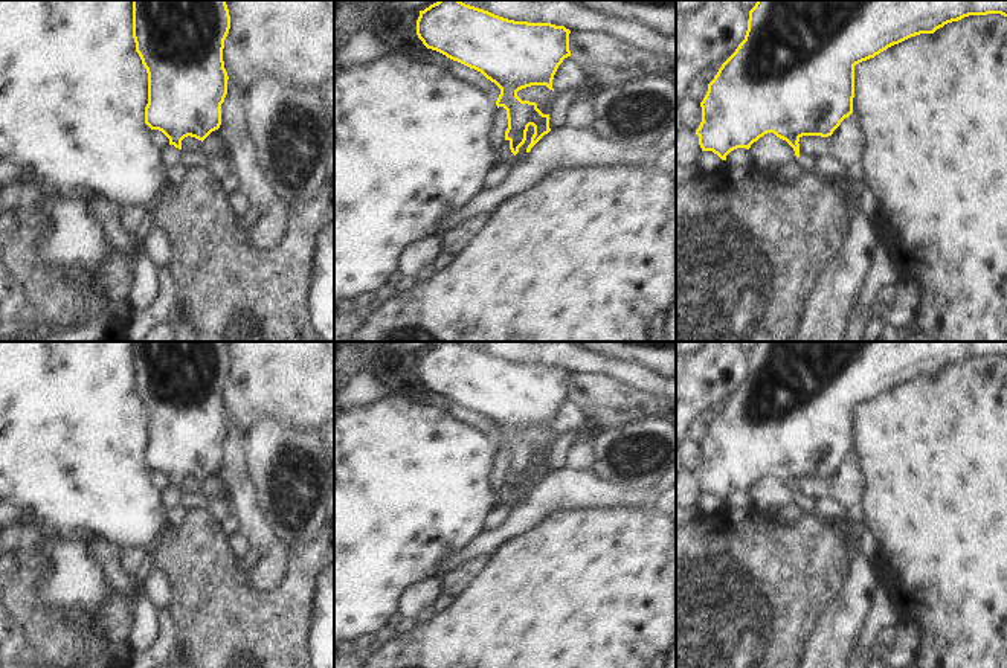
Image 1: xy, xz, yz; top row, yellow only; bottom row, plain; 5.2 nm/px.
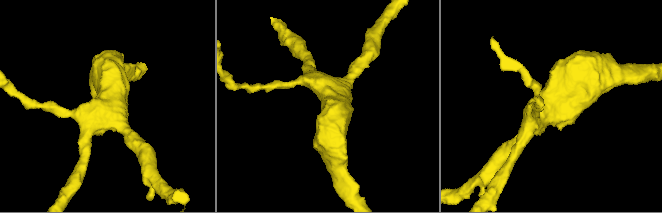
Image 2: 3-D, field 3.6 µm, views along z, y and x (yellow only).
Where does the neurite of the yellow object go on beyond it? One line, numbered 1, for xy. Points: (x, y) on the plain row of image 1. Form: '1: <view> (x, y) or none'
1: none

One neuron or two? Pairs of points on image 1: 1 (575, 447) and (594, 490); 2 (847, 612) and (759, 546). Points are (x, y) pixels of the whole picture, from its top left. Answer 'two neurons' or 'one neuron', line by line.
1: two neurons
2: two neurons

